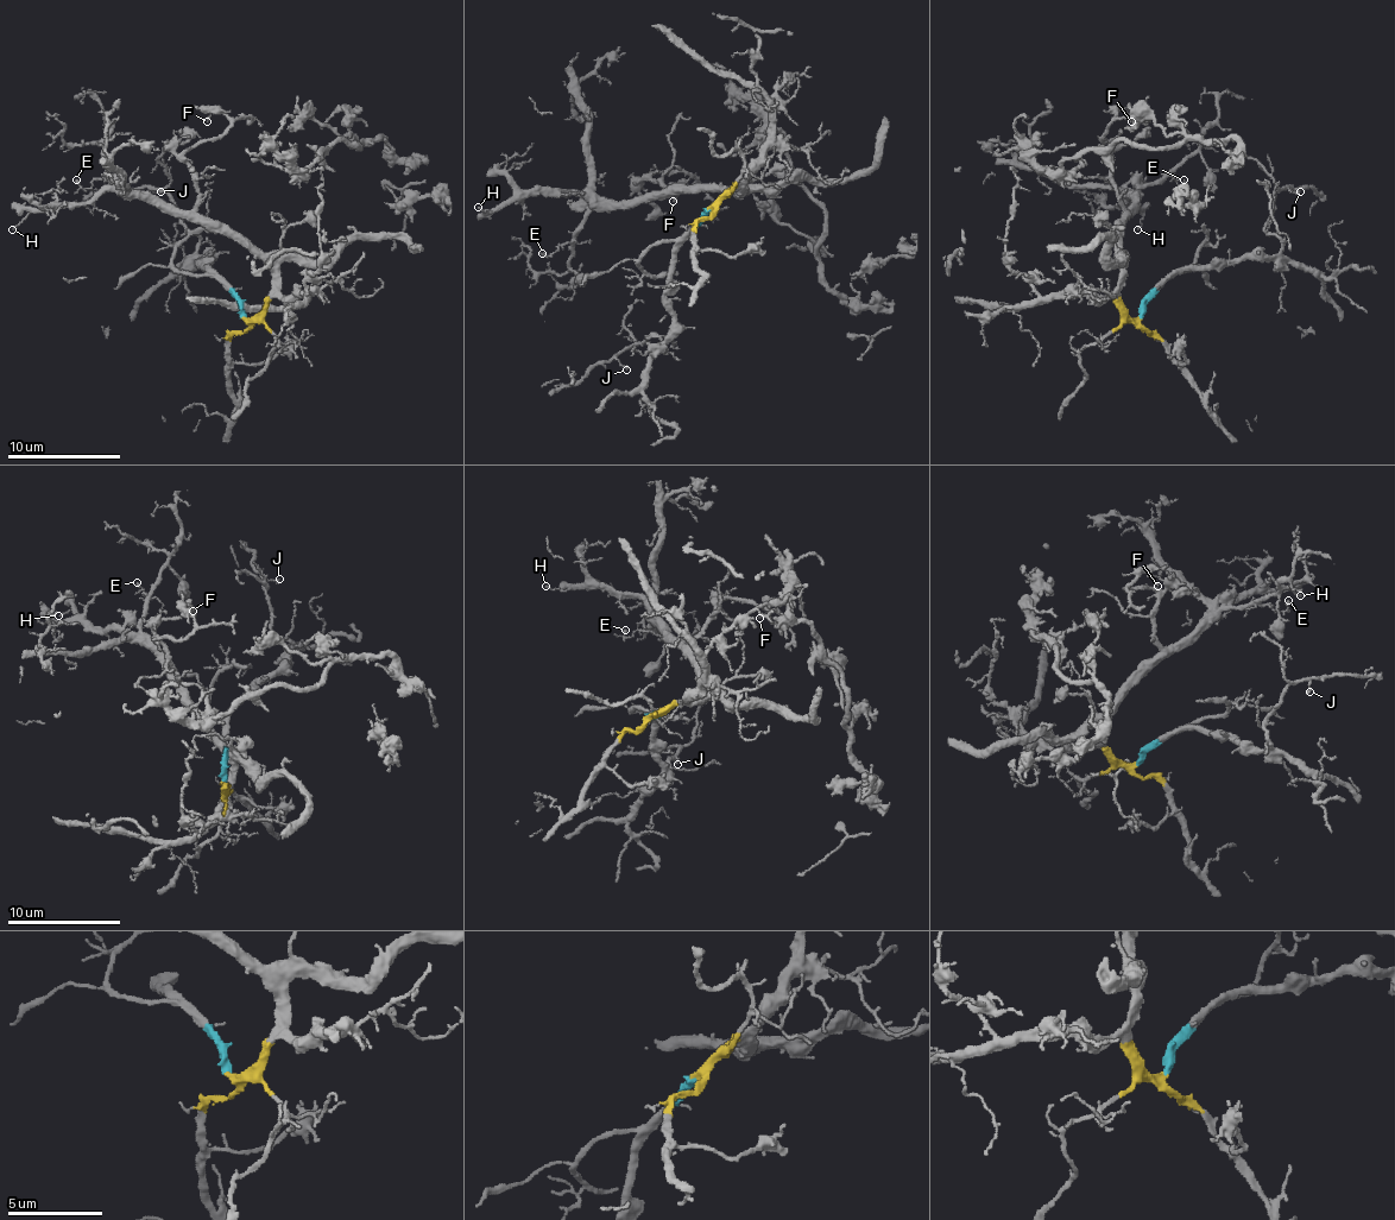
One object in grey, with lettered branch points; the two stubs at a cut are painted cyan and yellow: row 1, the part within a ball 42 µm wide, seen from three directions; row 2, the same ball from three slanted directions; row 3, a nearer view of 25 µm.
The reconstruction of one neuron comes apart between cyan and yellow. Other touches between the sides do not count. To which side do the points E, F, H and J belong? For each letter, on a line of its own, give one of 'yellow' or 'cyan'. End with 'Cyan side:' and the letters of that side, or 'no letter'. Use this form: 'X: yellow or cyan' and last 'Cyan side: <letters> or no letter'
E: yellow
F: yellow
H: yellow
J: cyan
Cyan side: J

